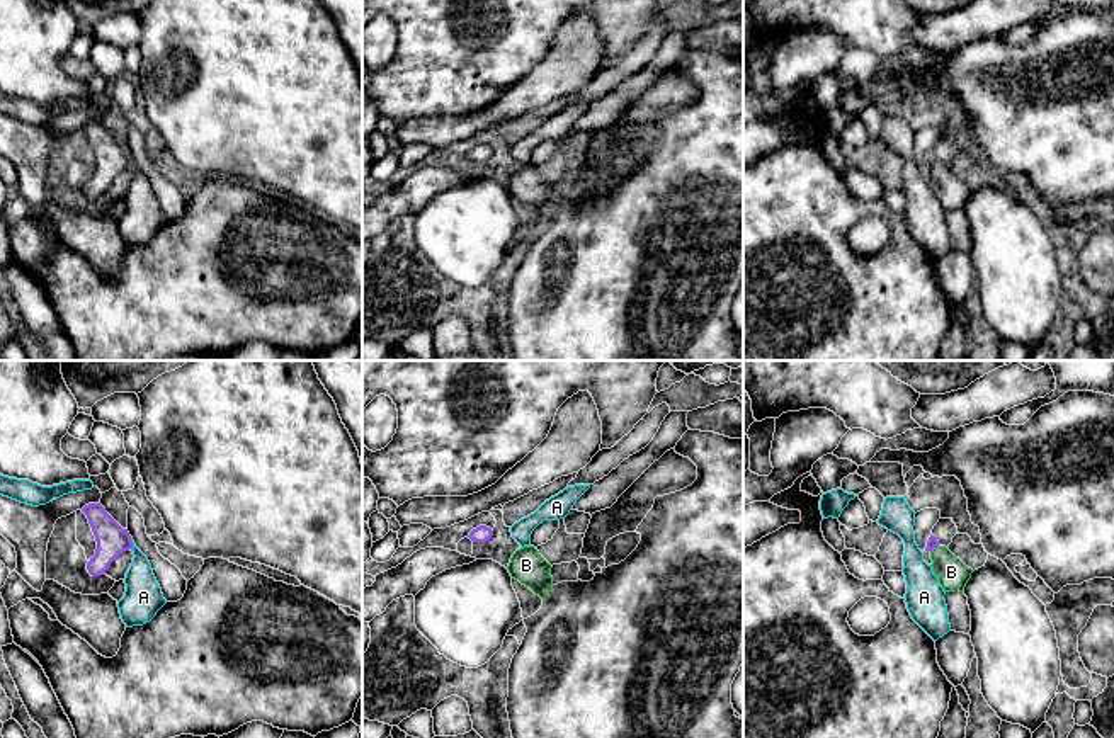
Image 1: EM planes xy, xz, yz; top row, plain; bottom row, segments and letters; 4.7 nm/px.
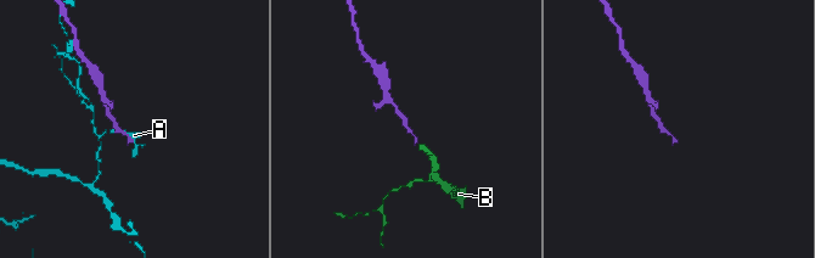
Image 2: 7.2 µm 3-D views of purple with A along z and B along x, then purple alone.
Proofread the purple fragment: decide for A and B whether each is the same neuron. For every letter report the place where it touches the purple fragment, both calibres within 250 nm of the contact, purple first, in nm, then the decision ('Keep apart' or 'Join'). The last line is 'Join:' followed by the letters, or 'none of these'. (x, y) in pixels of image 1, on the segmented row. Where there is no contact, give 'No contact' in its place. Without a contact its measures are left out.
A: Touches purple at xy (131, 544). Thickness 150 nm (purple) against 180 nm. Keep apart
B: Touches purple at yz (934, 546). Thickness 50 nm (purple) against 150 nm. Join
Join: B

